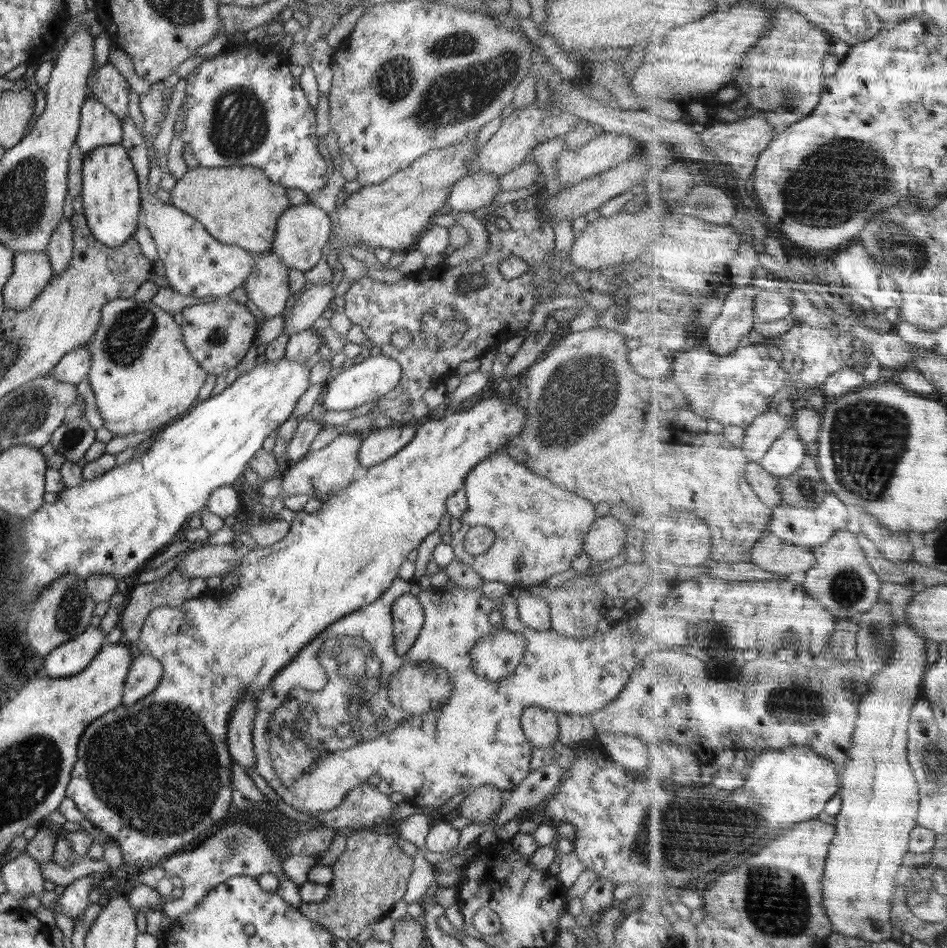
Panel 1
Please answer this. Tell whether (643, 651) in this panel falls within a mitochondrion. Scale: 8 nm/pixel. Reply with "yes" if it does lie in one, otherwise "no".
no

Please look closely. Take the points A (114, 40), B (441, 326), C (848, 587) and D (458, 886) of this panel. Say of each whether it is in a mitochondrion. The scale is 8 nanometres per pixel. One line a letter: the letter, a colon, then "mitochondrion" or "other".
A: other
B: mitochondrion
C: mitochondrion
D: other

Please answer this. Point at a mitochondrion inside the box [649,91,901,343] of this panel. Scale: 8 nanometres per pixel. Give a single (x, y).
(828, 185)

